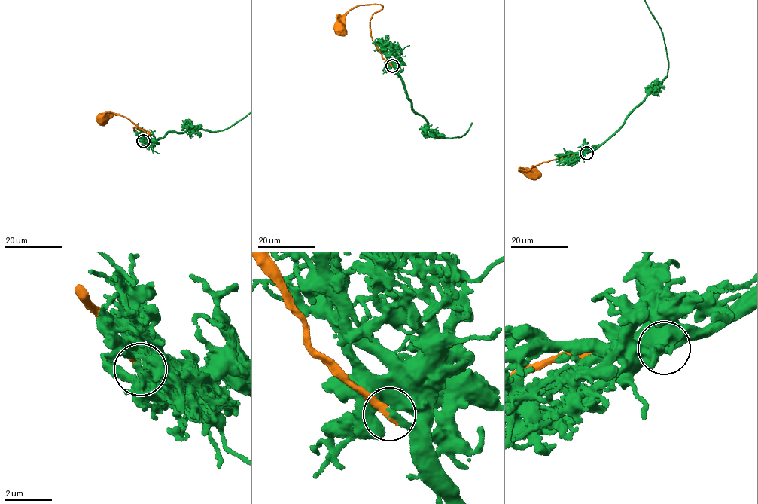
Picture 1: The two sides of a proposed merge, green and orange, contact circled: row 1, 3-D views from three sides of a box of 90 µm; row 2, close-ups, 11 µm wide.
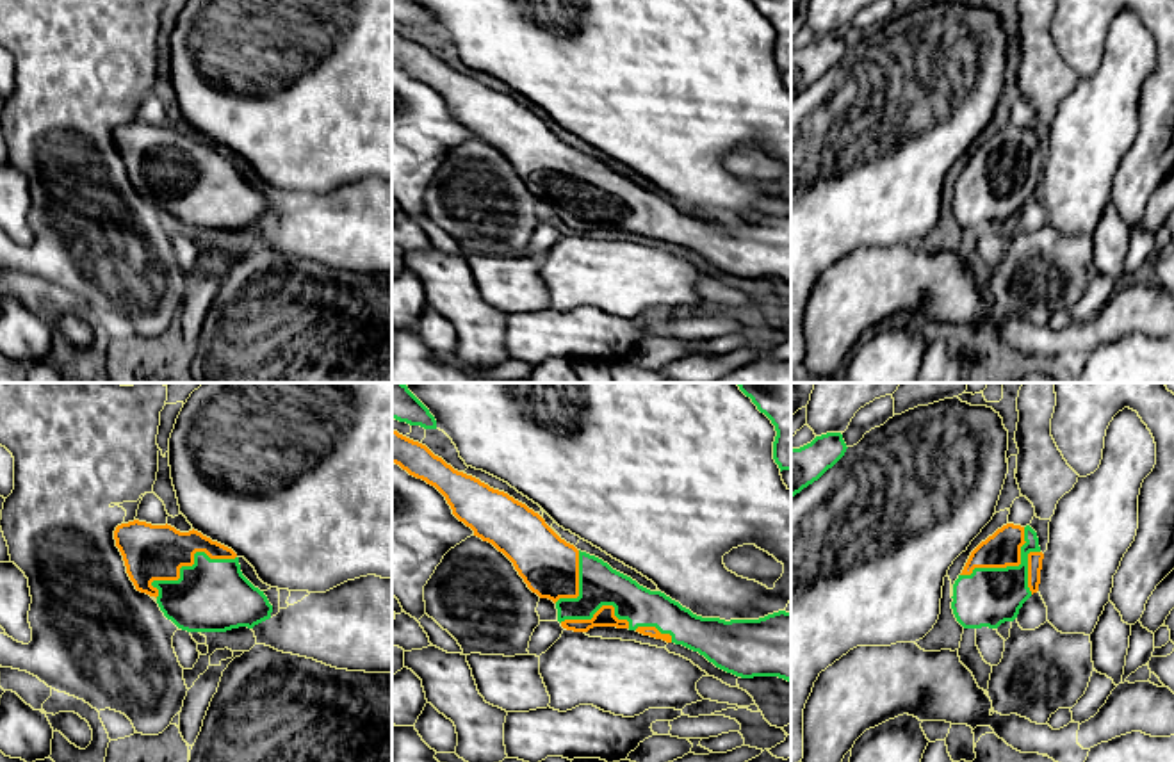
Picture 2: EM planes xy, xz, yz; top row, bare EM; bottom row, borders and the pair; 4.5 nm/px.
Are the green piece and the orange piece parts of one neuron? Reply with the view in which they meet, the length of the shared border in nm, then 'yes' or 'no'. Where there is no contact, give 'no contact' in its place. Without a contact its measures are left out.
xy | 420 nm | yes

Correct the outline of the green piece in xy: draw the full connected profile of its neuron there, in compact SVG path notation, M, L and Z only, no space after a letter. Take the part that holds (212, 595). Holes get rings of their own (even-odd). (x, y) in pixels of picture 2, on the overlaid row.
M134 520L118 525L114 539L135 589L155 596L182 630L253 628L271 618L273 605L242 575L237 554L201 532Z

